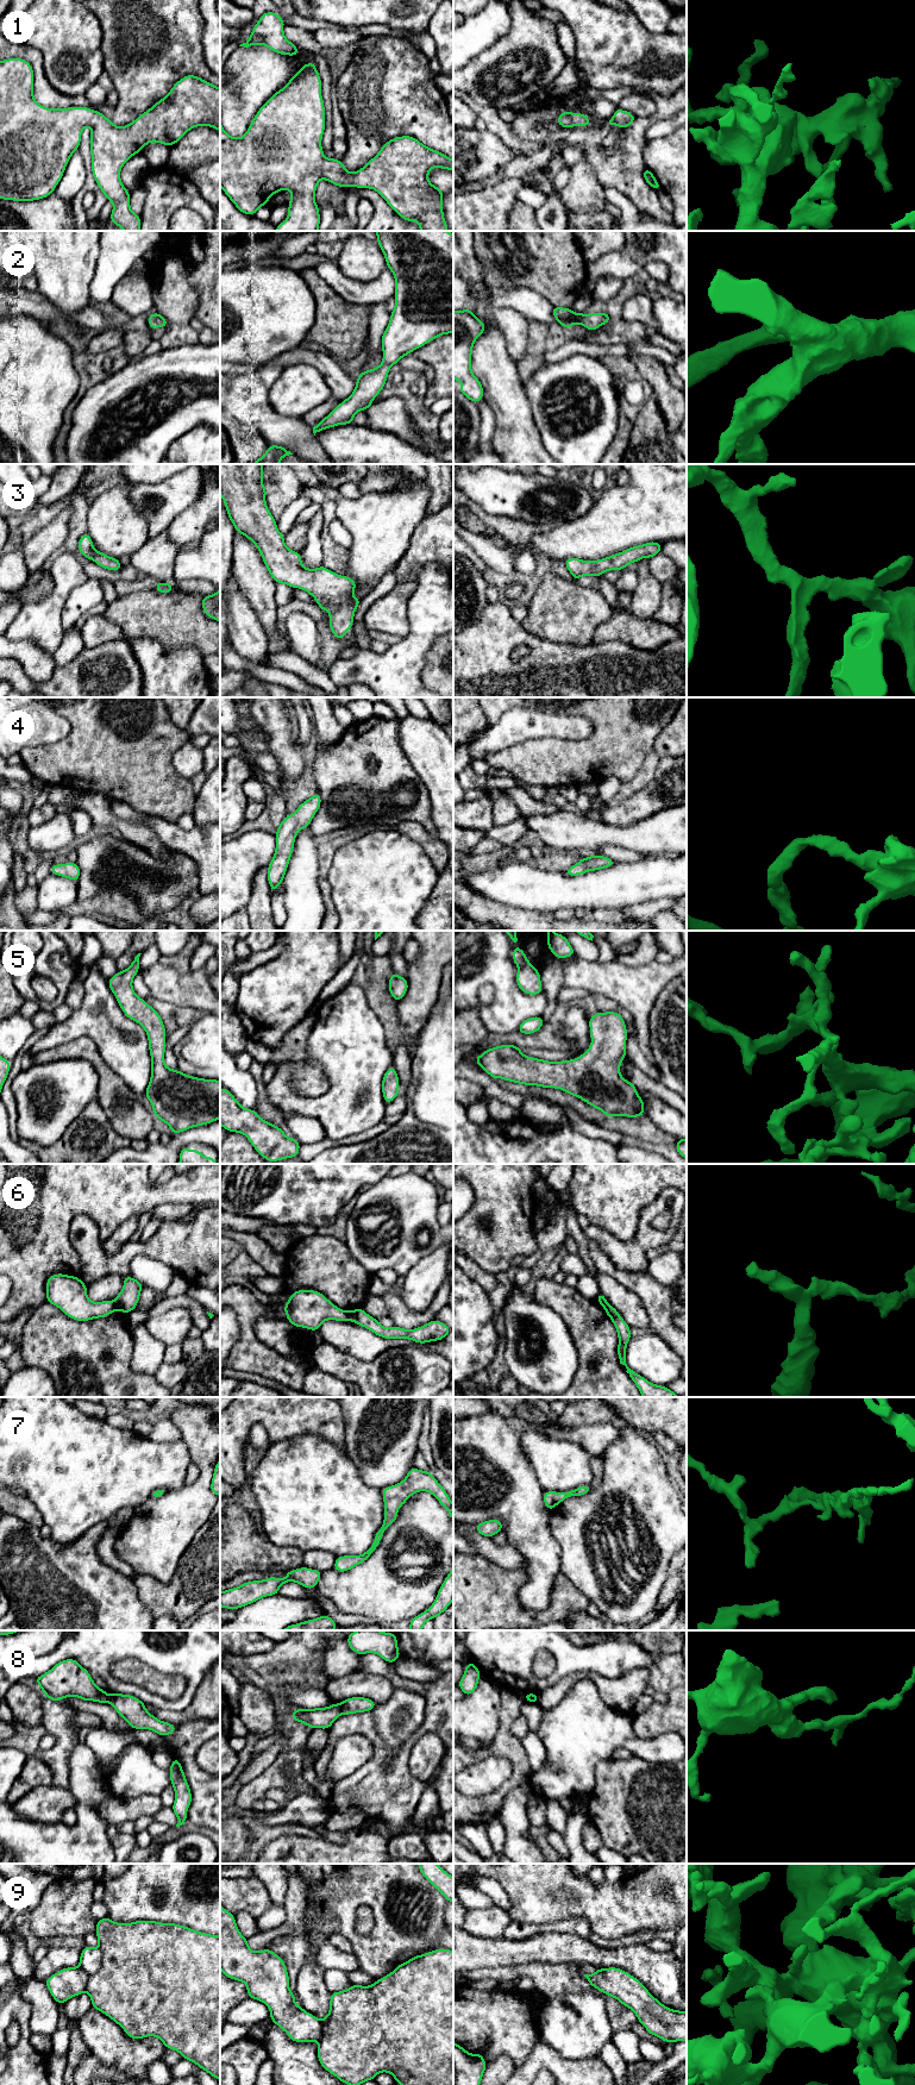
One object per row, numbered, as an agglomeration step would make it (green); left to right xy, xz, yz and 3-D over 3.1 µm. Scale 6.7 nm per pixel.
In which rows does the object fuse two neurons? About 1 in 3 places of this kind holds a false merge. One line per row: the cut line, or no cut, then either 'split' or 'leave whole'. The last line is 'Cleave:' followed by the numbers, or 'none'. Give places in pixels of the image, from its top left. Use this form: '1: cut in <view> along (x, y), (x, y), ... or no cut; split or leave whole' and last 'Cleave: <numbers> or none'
1: no cut; leave whole
2: no cut; leave whole
3: no cut; leave whole
4: no cut; leave whole
5: no cut; leave whole
6: cut in xz along (346, 1312), (351, 1320); split
7: no cut; leave whole
8: cut in xz along (340, 1704), (343, 1713); split
9: no cut; leave whole
Cleave: 6, 8

